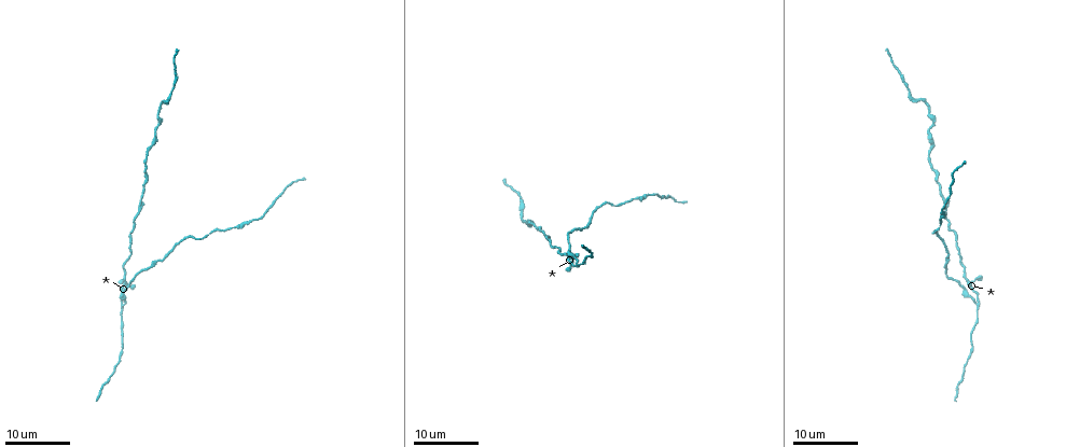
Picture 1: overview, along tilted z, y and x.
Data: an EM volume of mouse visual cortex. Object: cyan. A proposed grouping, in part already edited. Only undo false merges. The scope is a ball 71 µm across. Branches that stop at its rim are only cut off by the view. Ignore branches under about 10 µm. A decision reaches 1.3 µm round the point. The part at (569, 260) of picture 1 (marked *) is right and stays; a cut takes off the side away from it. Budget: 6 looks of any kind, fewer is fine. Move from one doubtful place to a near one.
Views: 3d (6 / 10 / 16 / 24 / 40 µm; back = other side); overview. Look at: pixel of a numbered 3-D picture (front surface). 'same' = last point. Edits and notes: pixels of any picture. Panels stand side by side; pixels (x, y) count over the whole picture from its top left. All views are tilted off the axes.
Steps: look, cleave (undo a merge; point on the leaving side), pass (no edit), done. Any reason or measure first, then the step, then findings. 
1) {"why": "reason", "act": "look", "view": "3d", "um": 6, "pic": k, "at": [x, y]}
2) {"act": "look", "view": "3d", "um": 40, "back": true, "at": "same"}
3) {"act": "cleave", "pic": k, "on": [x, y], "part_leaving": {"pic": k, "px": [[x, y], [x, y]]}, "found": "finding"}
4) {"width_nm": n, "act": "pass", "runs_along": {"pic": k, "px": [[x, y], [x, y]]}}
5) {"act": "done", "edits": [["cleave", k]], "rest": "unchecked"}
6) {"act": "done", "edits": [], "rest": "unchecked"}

{"why": "two arms in line, one across", "act": "look", "view": "3d", "um": 24, "pic": 1, "at": [122, 305]}

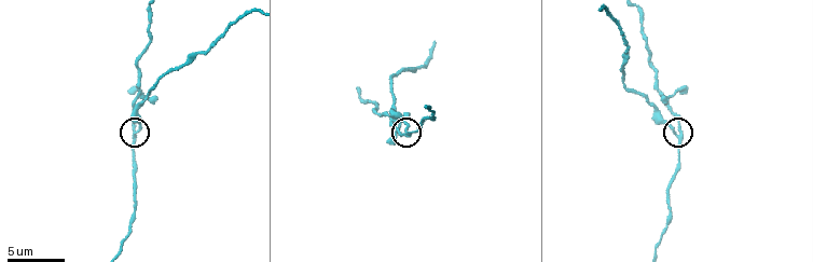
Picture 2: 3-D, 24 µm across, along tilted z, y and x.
{"act": "look", "view": "3d", "um": 6, "pic": 2, "at": [678, 135]}

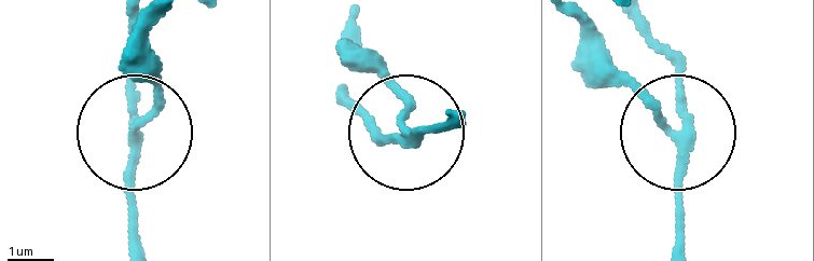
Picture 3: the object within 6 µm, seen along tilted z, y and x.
{"side_arm_um": 18, "arms": 3, "act": "pass", "found": "one cell here"}

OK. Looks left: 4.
{"why": "thick turns thin", "act": "look", "view": "3d", "um": 24, "pic": 1, "at": [931, 144]}

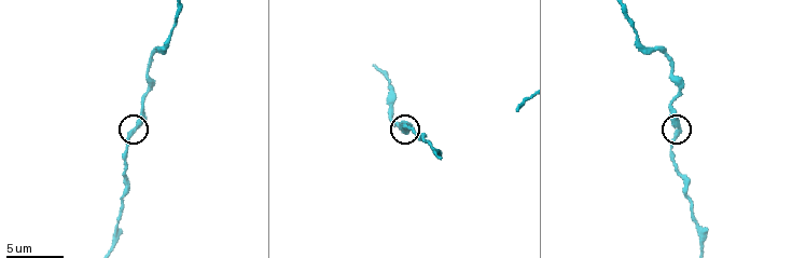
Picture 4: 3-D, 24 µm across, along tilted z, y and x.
{"act": "look", "view": "3d", "um": 6, "pic": 4, "at": [678, 131]}

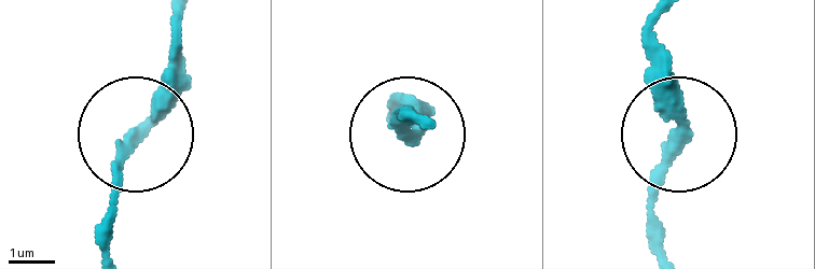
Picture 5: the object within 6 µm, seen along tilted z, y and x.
{"width_nm": 250, "act": "pass", "runs_along": {"pic": 5, "px": [[661, 243], [647, 185], [678, 126], [663, 46]]}, "found": "all the same cell"}

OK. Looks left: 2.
{"why": "calibre changes", "act": "look", "view": "3d", "um": 16, "pic": 4, "at": [645, 50]}

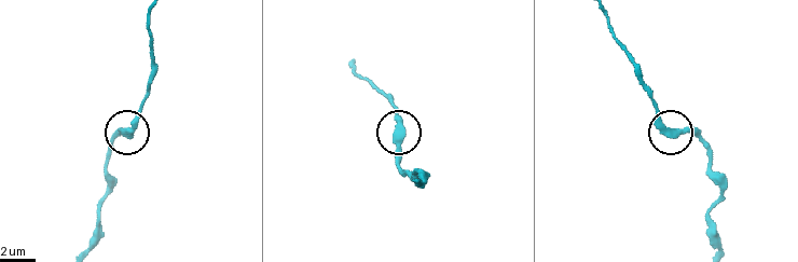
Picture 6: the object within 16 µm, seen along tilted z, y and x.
{"width_nm": 420, "act": "pass", "runs_along": {"pic": 6, "px": [[717, 250], [709, 153], [663, 125], [643, 86]]}, "found": "continuous, no second cell"}

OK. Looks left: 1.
{"act": "done", "edits": [], "rest": "unchecked"}

